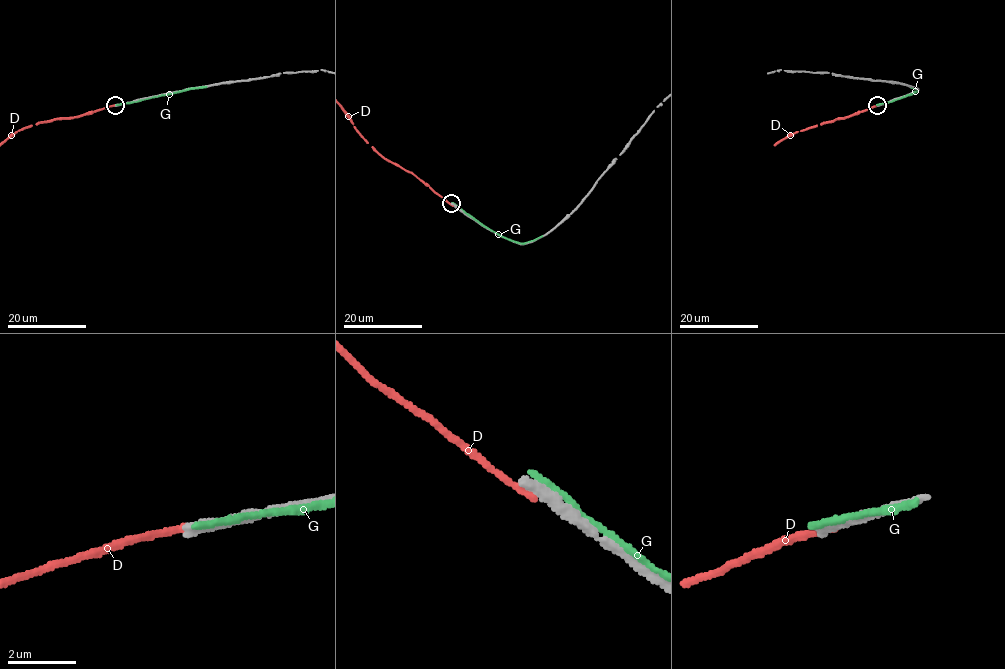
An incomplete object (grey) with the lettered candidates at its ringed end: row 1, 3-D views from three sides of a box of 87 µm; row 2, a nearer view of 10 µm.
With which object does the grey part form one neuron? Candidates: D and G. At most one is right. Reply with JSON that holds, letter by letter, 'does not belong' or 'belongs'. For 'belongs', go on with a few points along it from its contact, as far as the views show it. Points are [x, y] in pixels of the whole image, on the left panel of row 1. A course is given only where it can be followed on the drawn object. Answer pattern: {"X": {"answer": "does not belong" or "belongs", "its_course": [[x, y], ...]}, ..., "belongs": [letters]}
{"D": {"answer": "does not belong"}, "G": {"answer": "does not belong"}, "belongs": []}

